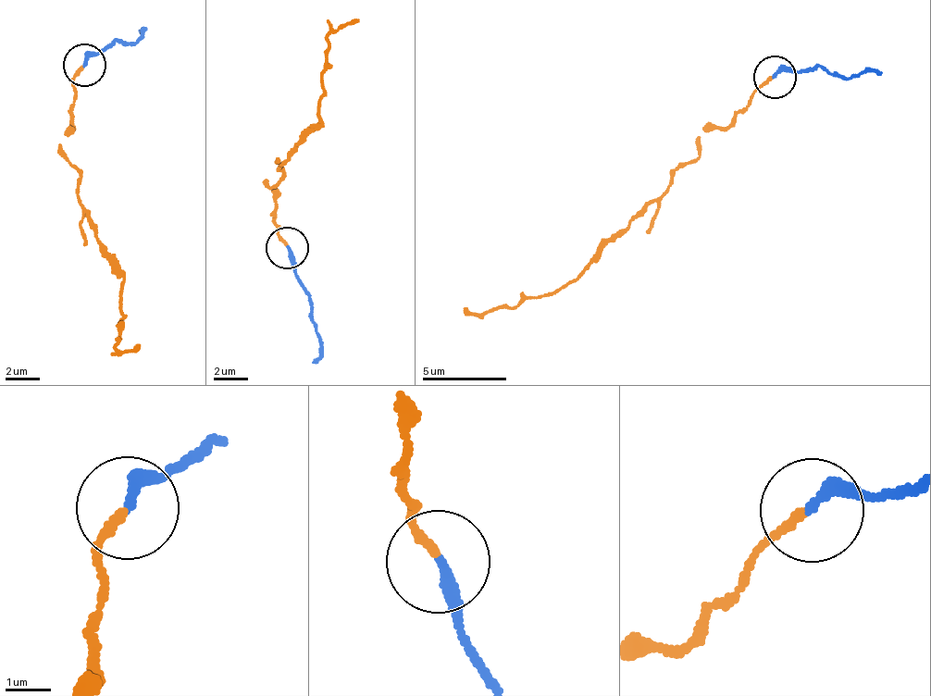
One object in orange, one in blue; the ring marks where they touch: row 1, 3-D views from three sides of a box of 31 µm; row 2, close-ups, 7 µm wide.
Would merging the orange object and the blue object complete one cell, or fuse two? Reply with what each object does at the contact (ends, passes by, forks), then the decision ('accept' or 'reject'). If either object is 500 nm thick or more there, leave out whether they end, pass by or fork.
orange ends there; blue ends there; accept

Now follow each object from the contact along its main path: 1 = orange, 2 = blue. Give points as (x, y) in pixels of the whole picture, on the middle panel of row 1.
1: (289, 244), (271, 215), (277, 188), (266, 183), (282, 175), (276, 170), (320, 120), (328, 38), (358, 18)
2: (289, 249), (293, 277), (310, 296), (320, 340), (313, 364)

